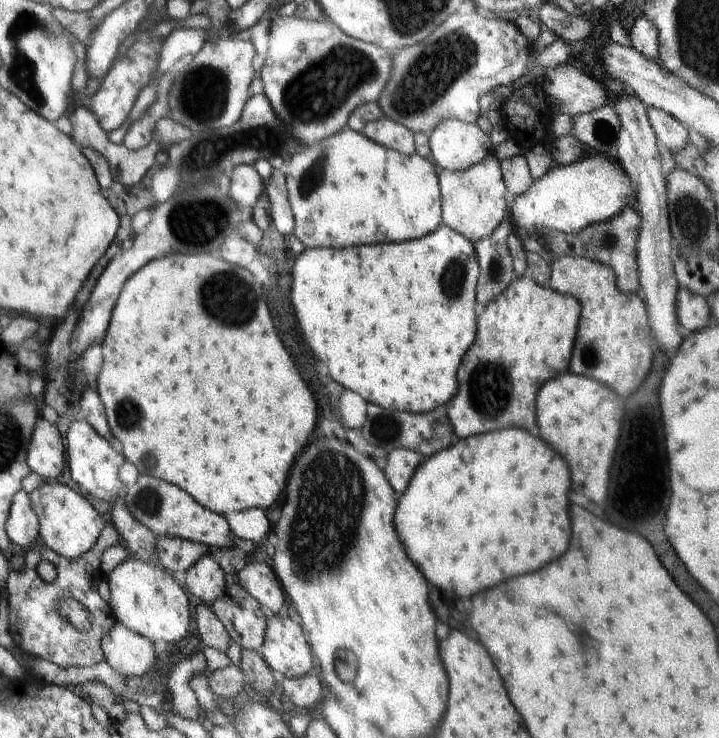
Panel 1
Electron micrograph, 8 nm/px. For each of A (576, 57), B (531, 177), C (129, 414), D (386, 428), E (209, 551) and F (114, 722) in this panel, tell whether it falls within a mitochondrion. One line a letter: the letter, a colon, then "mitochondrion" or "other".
A: other
B: other
C: mitochondrion
D: mitochondrion
E: other
F: other

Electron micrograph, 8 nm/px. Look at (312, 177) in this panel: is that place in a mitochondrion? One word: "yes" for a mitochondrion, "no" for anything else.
yes

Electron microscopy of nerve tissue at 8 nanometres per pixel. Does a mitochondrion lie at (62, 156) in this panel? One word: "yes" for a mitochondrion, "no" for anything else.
no

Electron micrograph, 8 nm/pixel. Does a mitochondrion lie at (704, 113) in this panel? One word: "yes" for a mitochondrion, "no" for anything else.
no

